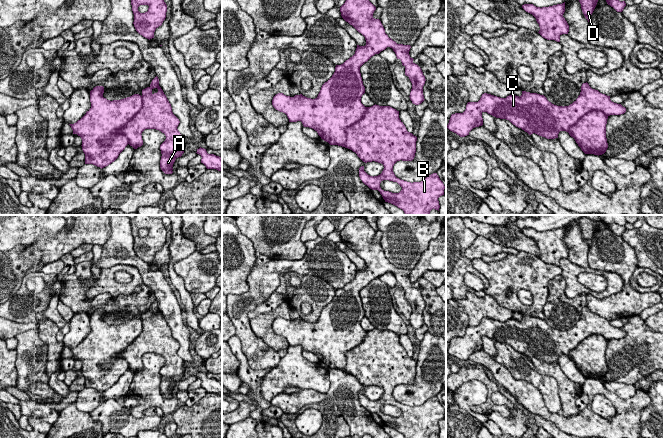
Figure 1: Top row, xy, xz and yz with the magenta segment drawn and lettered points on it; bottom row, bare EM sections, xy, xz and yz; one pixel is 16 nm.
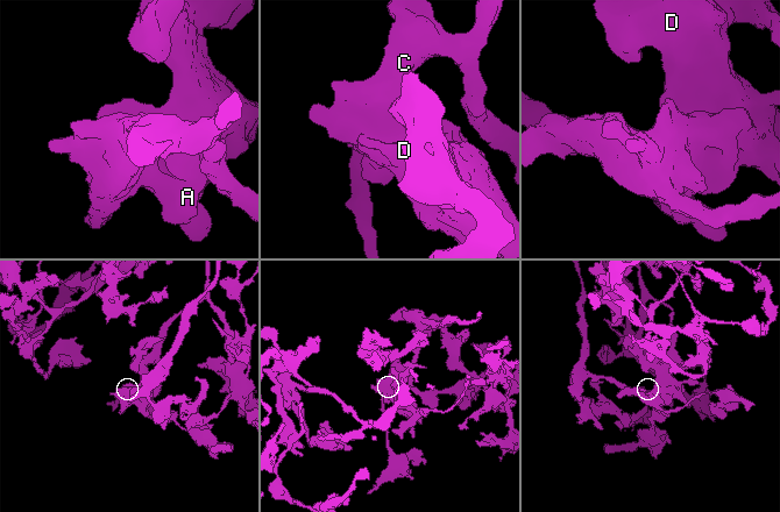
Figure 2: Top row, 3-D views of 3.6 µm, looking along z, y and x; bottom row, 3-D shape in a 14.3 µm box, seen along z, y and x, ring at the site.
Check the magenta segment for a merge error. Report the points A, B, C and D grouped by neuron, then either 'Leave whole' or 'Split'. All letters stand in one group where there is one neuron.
Groups: A B D / C. Split

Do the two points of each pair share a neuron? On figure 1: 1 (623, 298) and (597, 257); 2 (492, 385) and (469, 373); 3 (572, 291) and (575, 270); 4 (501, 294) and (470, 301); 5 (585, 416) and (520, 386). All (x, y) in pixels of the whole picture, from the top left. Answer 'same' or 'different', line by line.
1: same
2: same
3: same
4: different
5: same

